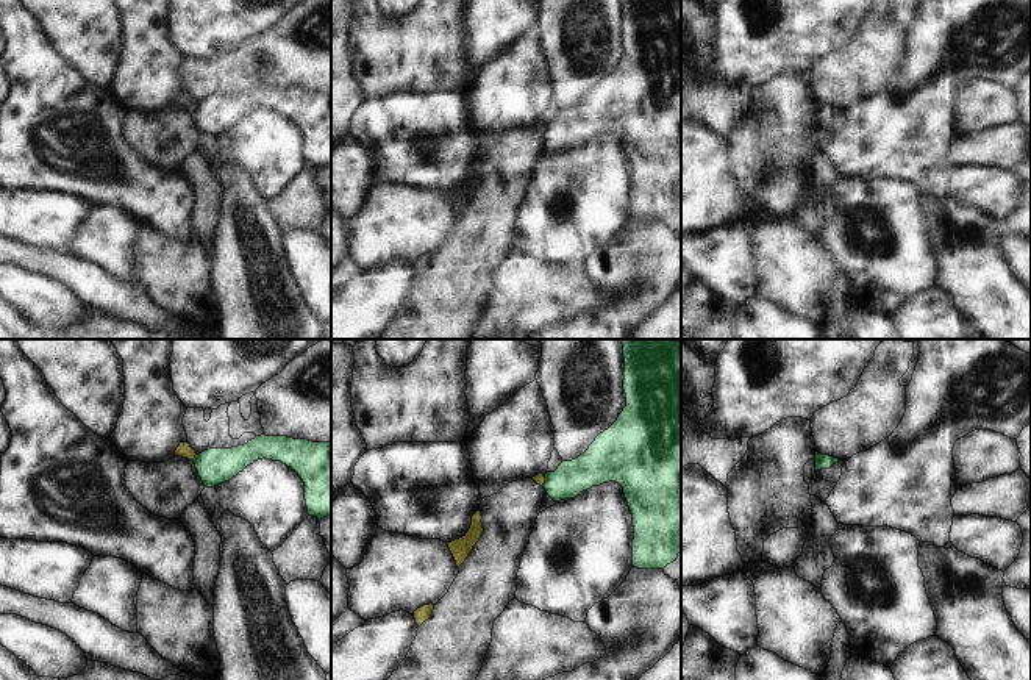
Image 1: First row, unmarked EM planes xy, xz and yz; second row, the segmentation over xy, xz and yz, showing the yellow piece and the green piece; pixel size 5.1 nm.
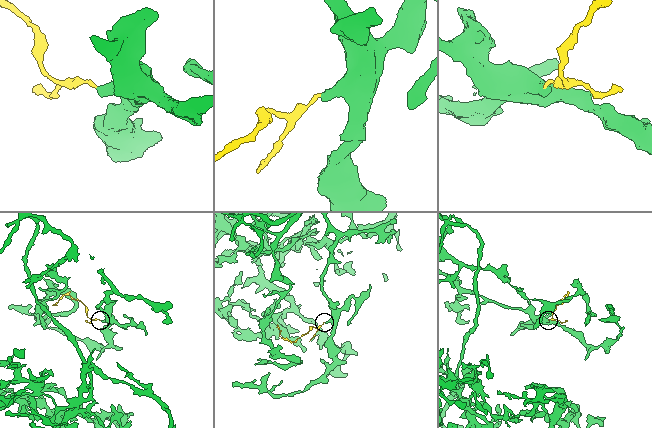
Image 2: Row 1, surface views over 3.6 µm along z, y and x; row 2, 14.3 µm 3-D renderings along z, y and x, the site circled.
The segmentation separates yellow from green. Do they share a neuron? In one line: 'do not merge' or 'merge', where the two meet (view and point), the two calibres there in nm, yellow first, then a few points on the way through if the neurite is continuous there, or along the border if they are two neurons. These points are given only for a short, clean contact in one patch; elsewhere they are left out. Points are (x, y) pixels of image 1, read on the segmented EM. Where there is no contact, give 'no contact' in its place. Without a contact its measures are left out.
do not merge | xy (194, 457) | 70/190 nm | along xy (196, 454), (192, 460)

